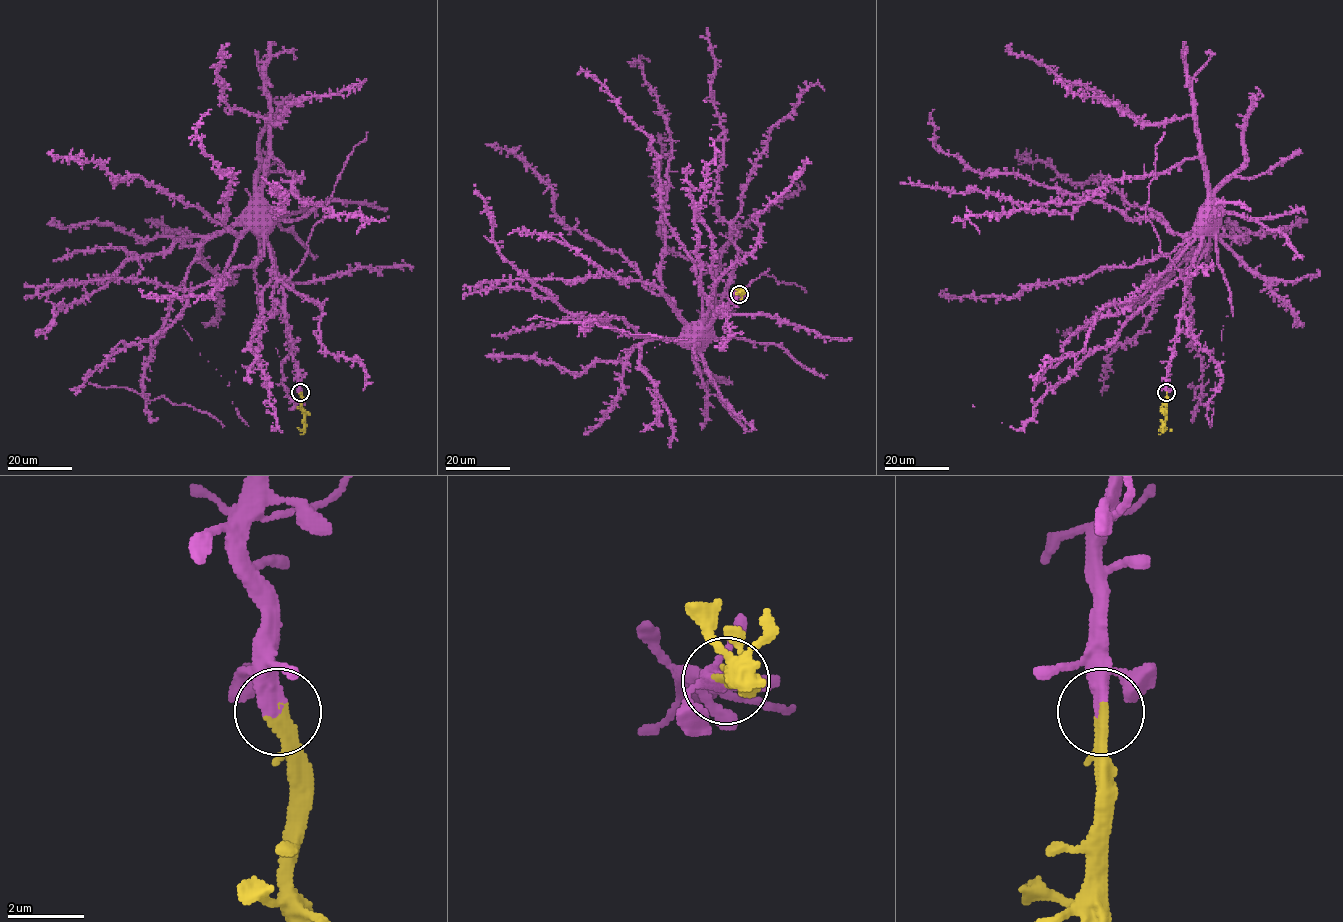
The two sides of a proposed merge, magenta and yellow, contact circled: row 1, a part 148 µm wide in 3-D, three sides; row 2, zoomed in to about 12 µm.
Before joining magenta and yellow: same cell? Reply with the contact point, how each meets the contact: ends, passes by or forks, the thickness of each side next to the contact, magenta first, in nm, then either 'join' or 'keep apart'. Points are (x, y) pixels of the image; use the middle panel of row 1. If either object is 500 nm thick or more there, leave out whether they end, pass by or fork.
place (739, 294); magenta ends; yellow ends; calibres 420 and 360 nm; join

